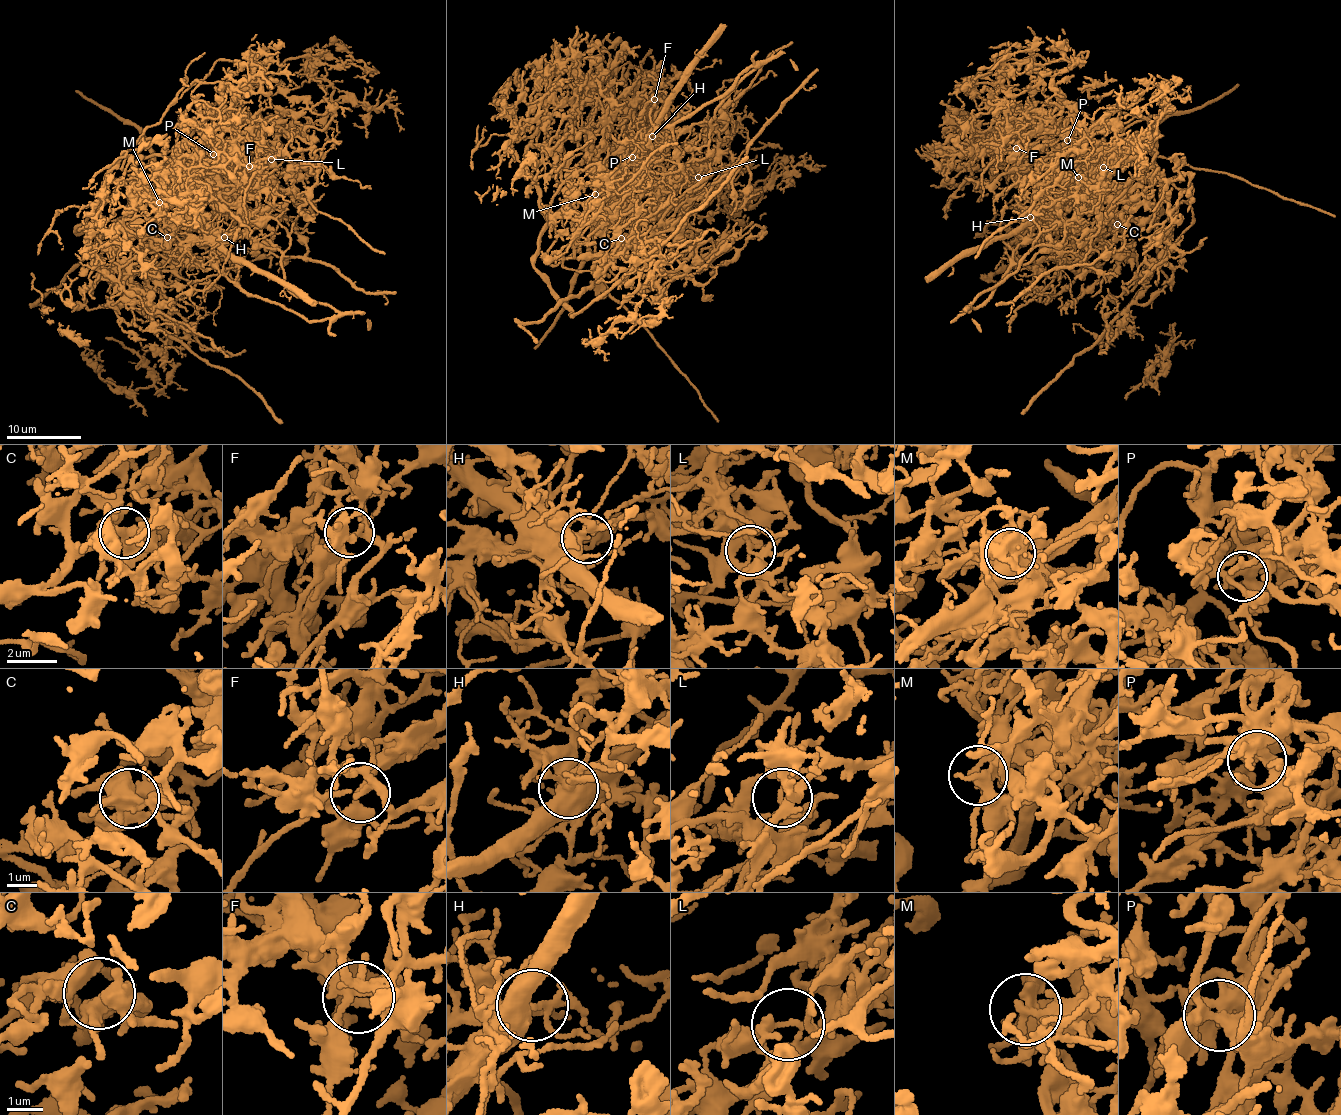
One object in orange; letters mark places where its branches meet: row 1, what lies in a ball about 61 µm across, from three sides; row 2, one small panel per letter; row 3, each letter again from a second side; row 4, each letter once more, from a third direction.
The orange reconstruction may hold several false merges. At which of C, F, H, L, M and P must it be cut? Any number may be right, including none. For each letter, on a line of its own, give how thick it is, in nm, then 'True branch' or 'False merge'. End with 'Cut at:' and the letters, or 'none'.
C: Thickness 400 nm. True branch
F: Thickness 200 nm. True branch
H: Thickness 360 nm. False merge
L: Thickness 130 nm. False merge
M: Thickness 260 nm. False merge
P: Thickness 320 nm. True branch
Cut at: H, L, M

